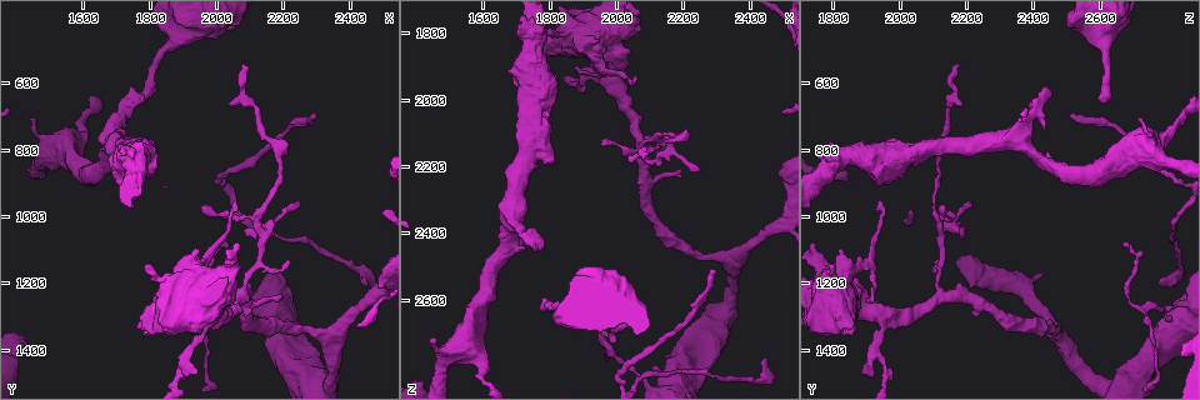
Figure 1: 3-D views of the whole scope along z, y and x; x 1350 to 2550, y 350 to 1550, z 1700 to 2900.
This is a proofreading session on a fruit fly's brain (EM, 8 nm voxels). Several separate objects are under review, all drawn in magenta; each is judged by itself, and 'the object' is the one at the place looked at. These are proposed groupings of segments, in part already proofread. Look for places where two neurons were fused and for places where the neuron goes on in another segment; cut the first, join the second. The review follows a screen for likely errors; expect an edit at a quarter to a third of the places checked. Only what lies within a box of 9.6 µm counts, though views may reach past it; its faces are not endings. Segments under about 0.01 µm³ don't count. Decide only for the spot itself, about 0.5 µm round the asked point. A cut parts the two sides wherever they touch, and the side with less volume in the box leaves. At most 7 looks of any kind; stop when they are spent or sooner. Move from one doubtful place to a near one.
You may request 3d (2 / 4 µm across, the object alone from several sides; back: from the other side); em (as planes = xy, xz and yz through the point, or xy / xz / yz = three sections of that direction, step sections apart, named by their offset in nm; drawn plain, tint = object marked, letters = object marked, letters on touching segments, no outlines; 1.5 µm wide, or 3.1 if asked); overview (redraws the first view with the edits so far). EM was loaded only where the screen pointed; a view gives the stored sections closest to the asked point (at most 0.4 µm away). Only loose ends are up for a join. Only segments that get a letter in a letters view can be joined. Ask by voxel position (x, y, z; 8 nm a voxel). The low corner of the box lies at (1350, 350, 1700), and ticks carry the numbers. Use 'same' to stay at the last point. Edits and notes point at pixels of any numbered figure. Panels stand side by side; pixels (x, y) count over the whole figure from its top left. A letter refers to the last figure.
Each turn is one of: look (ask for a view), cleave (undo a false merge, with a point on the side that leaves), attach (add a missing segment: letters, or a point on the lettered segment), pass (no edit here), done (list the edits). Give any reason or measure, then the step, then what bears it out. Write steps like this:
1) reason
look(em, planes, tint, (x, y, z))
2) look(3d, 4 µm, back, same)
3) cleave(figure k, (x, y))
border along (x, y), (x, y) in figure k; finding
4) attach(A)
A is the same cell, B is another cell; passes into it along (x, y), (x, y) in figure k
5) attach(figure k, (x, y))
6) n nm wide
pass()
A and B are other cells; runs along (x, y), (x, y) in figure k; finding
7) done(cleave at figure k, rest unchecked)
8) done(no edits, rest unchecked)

an open end
look(3d, 4 µm, (2060, 960, 1940))

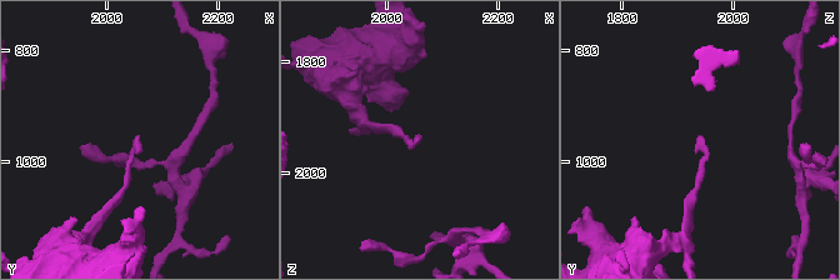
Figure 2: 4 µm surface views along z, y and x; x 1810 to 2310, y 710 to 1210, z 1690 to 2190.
need the tissue
look(em, planes, letters, (2065, 955, 1935))

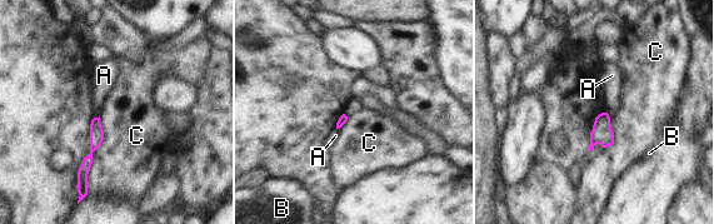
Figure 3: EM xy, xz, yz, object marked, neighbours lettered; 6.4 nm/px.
pass()
A, B and C are other cells; runs along (96, 120), (84, 180) in figure 3; no lettered segment goes on from it

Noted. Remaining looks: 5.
an open end
look(3d, 2 µm, back, (1780, 1150, 1800))

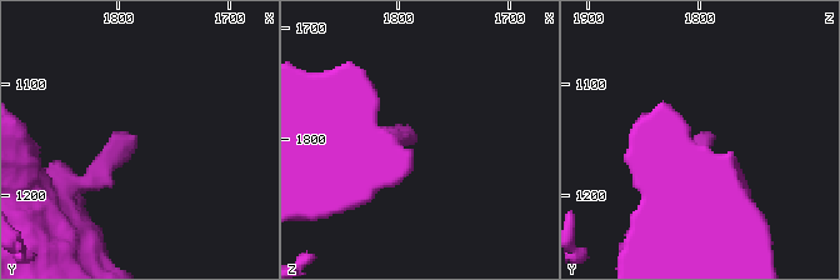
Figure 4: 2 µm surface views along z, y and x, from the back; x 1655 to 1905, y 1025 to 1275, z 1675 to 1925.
look(em, planes, tint, (1786, 1146, 1794))

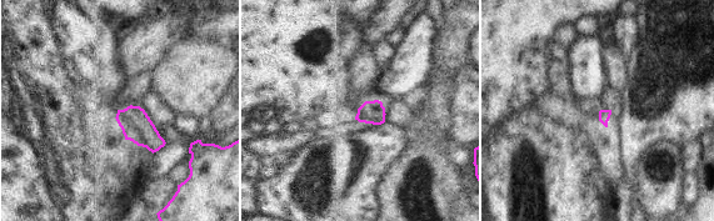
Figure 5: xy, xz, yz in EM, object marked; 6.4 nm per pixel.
what lies round it
look(em, planes, letters, same)

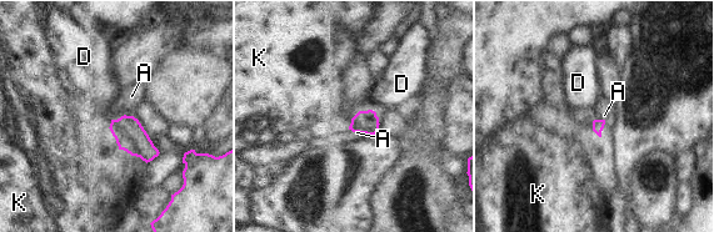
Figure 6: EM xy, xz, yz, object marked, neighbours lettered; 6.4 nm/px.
pass()
A, D and K are other cells; border along (359, 110), (373, 110), (375, 112) in figure 6; no lettered segment goes on from it

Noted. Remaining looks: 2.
arms part here
look(em, xy, step 8, tint, (2070, 1240, 2120))

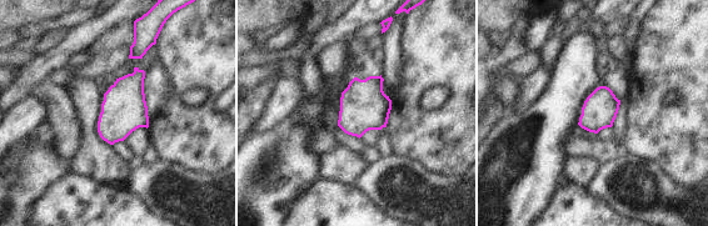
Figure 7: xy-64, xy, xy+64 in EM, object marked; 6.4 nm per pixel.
look(em, planes, letters, same)

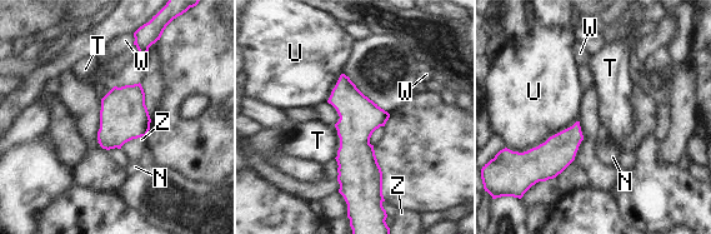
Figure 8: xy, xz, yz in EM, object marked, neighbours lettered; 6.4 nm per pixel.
pass()
N, T, U, W and Z are other cells; border along (334, 127), (339, 138), (335, 158) in figure 8; all the same neuron

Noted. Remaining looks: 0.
done(no edits, rest unchecked)

